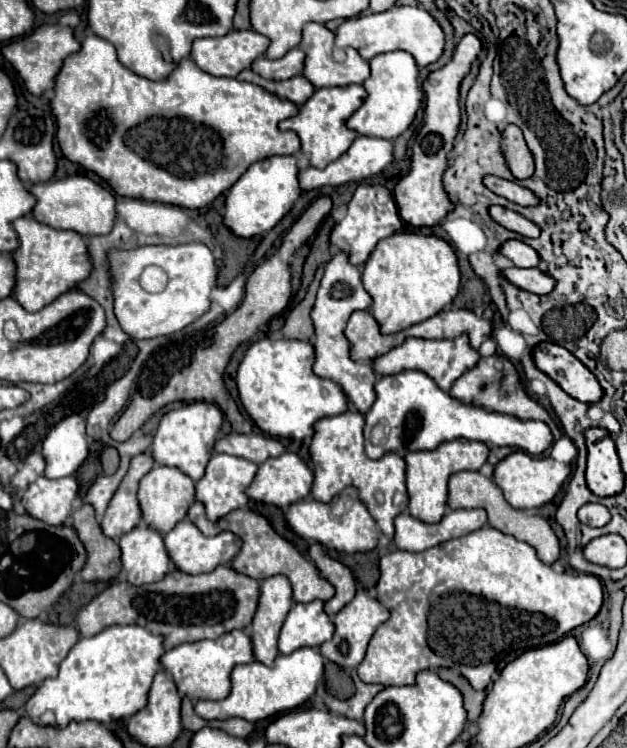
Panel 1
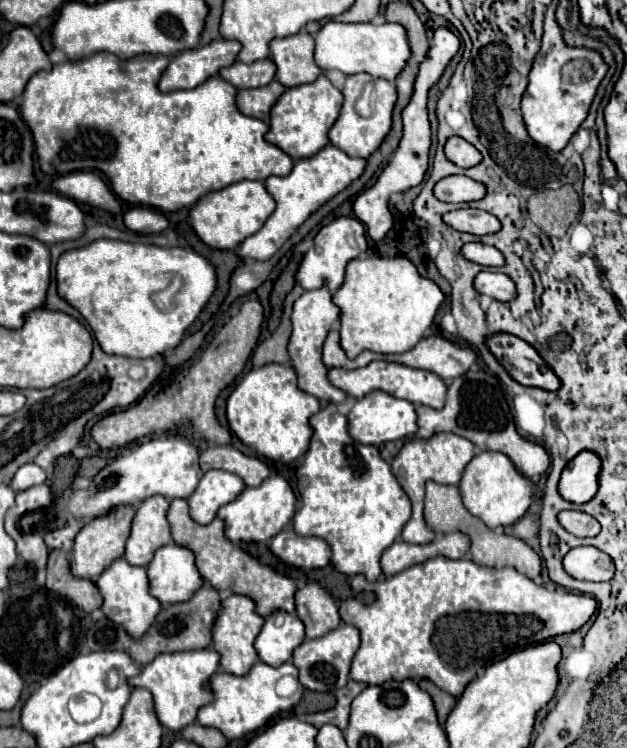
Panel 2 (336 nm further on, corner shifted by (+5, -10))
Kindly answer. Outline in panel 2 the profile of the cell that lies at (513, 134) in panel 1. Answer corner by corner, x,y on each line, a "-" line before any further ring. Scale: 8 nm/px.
450,137
444,149
446,149
446,157
458,167
474,167
482,159
480,151
476,151
476,147
472,147
472,143
468,143
462,137

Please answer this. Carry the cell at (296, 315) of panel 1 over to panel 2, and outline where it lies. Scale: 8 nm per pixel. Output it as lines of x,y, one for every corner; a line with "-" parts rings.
296,283
294,289
286,295
286,301
284,301
284,315
282,315
282,321
280,321
280,327
270,335
266,337
256,349
254,349
254,355
252,355
252,363
254,367
262,367
266,363
282,363
282,365
290,365
290,355
288,355
288,339
290,339
290,333
292,333
292,323
290,323
290,315
292,315
292,303
304,293
302,285

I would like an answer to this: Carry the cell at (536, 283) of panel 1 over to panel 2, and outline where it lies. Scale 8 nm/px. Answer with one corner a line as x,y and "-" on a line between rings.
482,271
476,275
474,287
478,293
488,295
496,301
512,301
516,299
516,283
500,271

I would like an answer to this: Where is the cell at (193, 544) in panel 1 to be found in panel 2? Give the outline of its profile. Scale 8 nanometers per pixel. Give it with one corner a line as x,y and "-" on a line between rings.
176,543
164,545
148,565
150,591
160,603
188,601
202,585
202,575
194,565
194,555

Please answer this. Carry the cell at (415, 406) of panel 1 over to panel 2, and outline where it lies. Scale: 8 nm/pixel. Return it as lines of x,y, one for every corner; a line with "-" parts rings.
372,391
366,397
358,399
348,413
348,423
350,423
350,435
362,445
382,445
386,441
396,441
396,439
406,439
412,437
418,431
416,423
416,409
412,403
404,399
396,399
384,391

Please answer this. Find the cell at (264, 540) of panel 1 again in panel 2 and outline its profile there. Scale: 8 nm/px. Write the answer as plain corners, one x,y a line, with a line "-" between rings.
174,499
168,509
168,521
172,527
172,539
178,545
188,547
196,555
196,567
200,575
208,579
214,589
232,591
232,593
254,599
256,609
262,617
270,617
278,609
294,613
294,593
296,593
294,579
276,573
272,567
262,565
256,557
252,557
250,553
234,545
224,535
224,521
220,517
216,517
210,525
198,525
188,515
188,503
184,499

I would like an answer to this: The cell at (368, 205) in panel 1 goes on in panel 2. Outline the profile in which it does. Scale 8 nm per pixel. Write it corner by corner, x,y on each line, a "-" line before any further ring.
338,217
318,231
318,235
314,237
312,249
304,255
300,263
296,279
304,289
316,289
316,287
328,285
328,289
336,293
336,289
344,281
344,269
348,261
356,259
366,249
368,249
368,239
366,239
364,225
356,217

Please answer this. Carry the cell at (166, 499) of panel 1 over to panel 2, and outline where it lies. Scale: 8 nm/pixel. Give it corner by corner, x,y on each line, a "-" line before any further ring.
152,495
138,505
132,521
132,533
126,541
124,557
128,563
146,567
158,547
172,543
170,525
166,519
168,507
170,501
162,495

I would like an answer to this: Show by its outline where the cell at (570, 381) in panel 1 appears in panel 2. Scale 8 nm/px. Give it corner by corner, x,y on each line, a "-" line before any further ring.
496,333
488,339
488,347
514,381
528,387
558,391
558,375
544,363
530,343
508,333

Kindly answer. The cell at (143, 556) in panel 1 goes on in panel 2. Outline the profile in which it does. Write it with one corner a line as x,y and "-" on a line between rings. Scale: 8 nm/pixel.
116,559
98,577
96,585
104,597
102,611
106,613
106,617
122,625
132,637
144,635
144,631
154,623
154,617
160,611
160,601
154,595
150,595
150,579
144,567
132,567
126,559

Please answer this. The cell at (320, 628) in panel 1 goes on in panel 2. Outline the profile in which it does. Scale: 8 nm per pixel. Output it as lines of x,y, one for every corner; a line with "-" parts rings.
274,611
270,617
266,617
266,623
256,637
256,651
260,655
260,661
280,667
280,663
292,661
294,649
304,643
304,623
286,611

